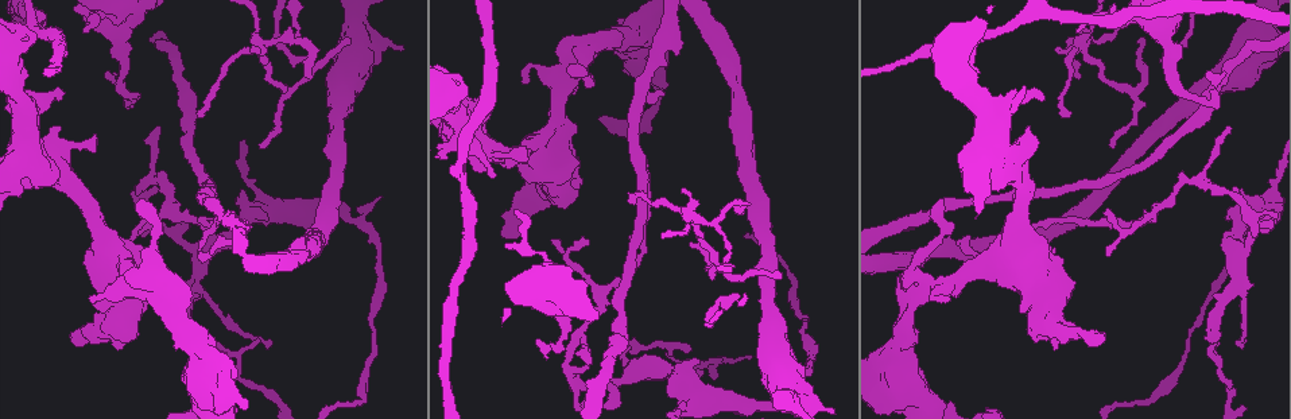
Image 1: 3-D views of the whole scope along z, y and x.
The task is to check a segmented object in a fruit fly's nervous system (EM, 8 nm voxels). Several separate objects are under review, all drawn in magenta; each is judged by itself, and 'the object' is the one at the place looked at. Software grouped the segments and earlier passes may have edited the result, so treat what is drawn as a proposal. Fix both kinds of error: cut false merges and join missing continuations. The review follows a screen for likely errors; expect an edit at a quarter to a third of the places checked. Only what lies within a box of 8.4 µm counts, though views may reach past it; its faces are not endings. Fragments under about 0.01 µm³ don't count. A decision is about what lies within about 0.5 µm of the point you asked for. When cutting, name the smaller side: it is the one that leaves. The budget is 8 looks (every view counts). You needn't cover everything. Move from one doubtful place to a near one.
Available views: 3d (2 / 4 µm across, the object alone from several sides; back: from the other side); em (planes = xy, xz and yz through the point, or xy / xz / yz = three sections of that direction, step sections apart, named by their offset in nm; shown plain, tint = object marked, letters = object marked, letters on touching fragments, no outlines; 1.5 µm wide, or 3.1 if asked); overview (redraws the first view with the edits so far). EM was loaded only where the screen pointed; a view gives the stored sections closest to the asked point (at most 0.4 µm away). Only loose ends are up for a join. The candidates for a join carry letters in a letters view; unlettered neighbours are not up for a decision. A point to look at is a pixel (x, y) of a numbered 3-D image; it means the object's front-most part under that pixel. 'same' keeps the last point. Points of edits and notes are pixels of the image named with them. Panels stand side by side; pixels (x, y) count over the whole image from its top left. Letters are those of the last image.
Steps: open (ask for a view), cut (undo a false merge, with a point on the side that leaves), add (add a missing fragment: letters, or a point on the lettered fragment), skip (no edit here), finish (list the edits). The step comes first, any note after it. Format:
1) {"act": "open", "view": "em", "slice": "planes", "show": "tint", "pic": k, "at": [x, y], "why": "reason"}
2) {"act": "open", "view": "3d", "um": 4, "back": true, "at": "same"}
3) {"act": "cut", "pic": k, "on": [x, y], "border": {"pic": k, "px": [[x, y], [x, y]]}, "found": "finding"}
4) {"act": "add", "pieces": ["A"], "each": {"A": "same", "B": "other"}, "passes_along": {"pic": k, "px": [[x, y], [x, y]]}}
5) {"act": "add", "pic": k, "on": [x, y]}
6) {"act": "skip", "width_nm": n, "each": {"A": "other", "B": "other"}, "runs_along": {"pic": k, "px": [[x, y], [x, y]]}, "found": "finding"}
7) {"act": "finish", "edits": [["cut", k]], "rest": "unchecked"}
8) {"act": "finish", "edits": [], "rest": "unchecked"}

{"act": "open", "view": "em", "slice": "xz", "step": 4, "show": "tint", "pic": 1, "at": [260, 51], "why": "sharp bend"}

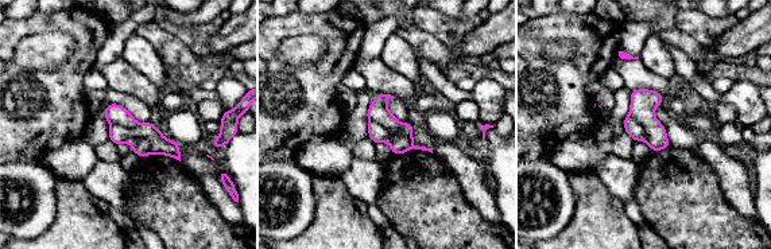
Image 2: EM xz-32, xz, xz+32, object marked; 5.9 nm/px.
{"act": "open", "view": "em", "slice": "planes", "show": "letters", "at": "same", "why": "another direction"}

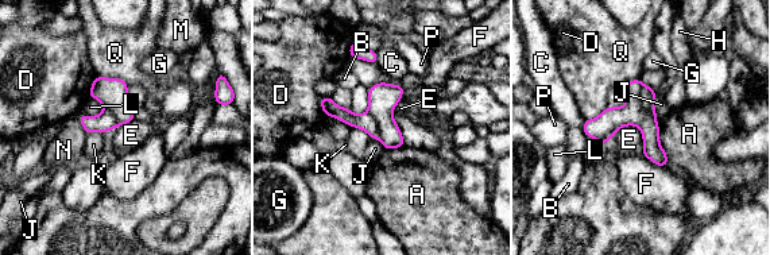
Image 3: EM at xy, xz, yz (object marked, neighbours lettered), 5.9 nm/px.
{"act": "cut", "pic": 3, "on": [610, 120], "width_nm": 150, "each": {"A": "other", "B": "other", "C": "other", "D": "other", "E": "other", "F": "other", "G": "other", "H": "other", "J": "other", "K": "other", "L": "other", "M": "other", "N": "other", "P": "other", "Q": "other"}, "part_leaving": {"pic": 3, "px": [[587, 124], [637, 119], [664, 161]]}, "found": "two cells meet here"}

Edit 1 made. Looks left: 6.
{"act": "open", "view": "overview", "why": "see it whole again"}

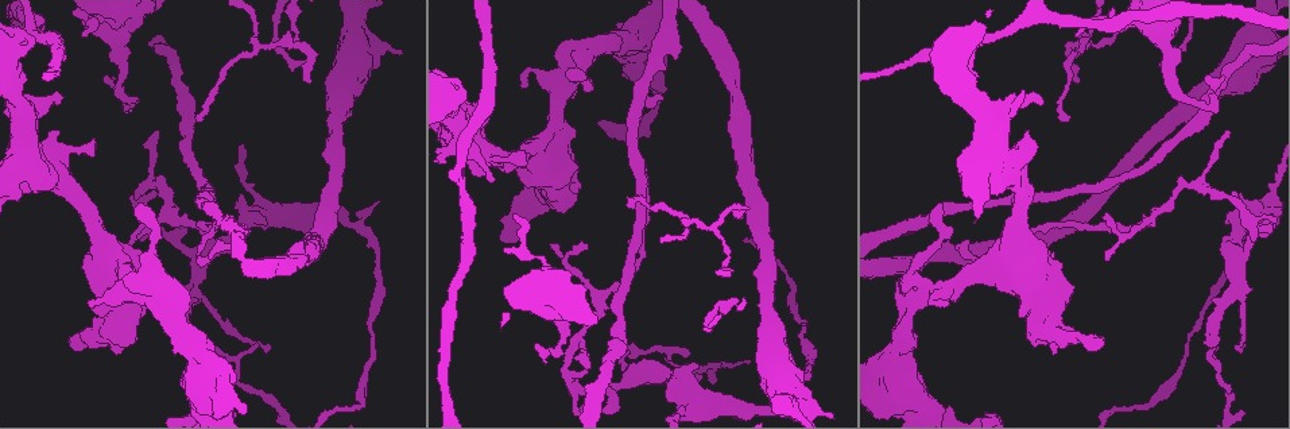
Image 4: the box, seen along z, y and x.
{"act": "open", "view": "em", "slice": "planes", "show": "plain", "pic": 4, "at": [515, 217], "why": "tapers out"}

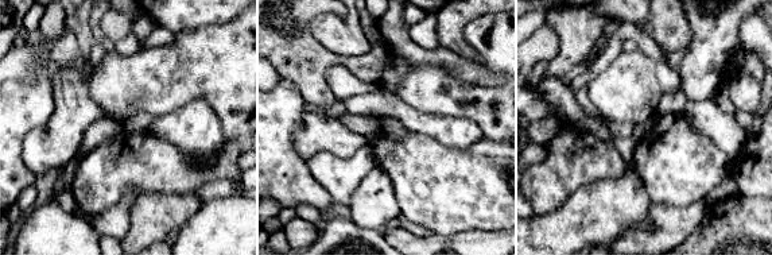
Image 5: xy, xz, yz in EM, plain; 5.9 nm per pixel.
{"act": "open", "view": "em", "slice": "planes", "show": "letters", "at": "same"}

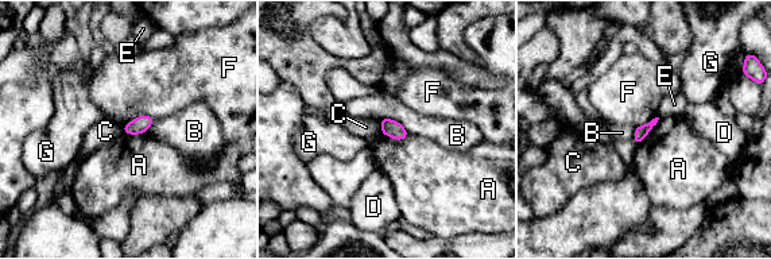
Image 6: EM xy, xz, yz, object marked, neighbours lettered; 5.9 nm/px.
{"act": "skip", "width_nm": 80, "each": {"A": "other", "B": "other", "C": "other", "D": "other", "E": "other", "F": "other", "G": "other"}, "border": {"pic": 6, "px": [[382, 132], [396, 139], [410, 134]]}, "found": "no lettered fragment goes on from it"}

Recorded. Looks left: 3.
{"act": "finish", "edits": [["cut", 3]], "rest": "unchecked"}

